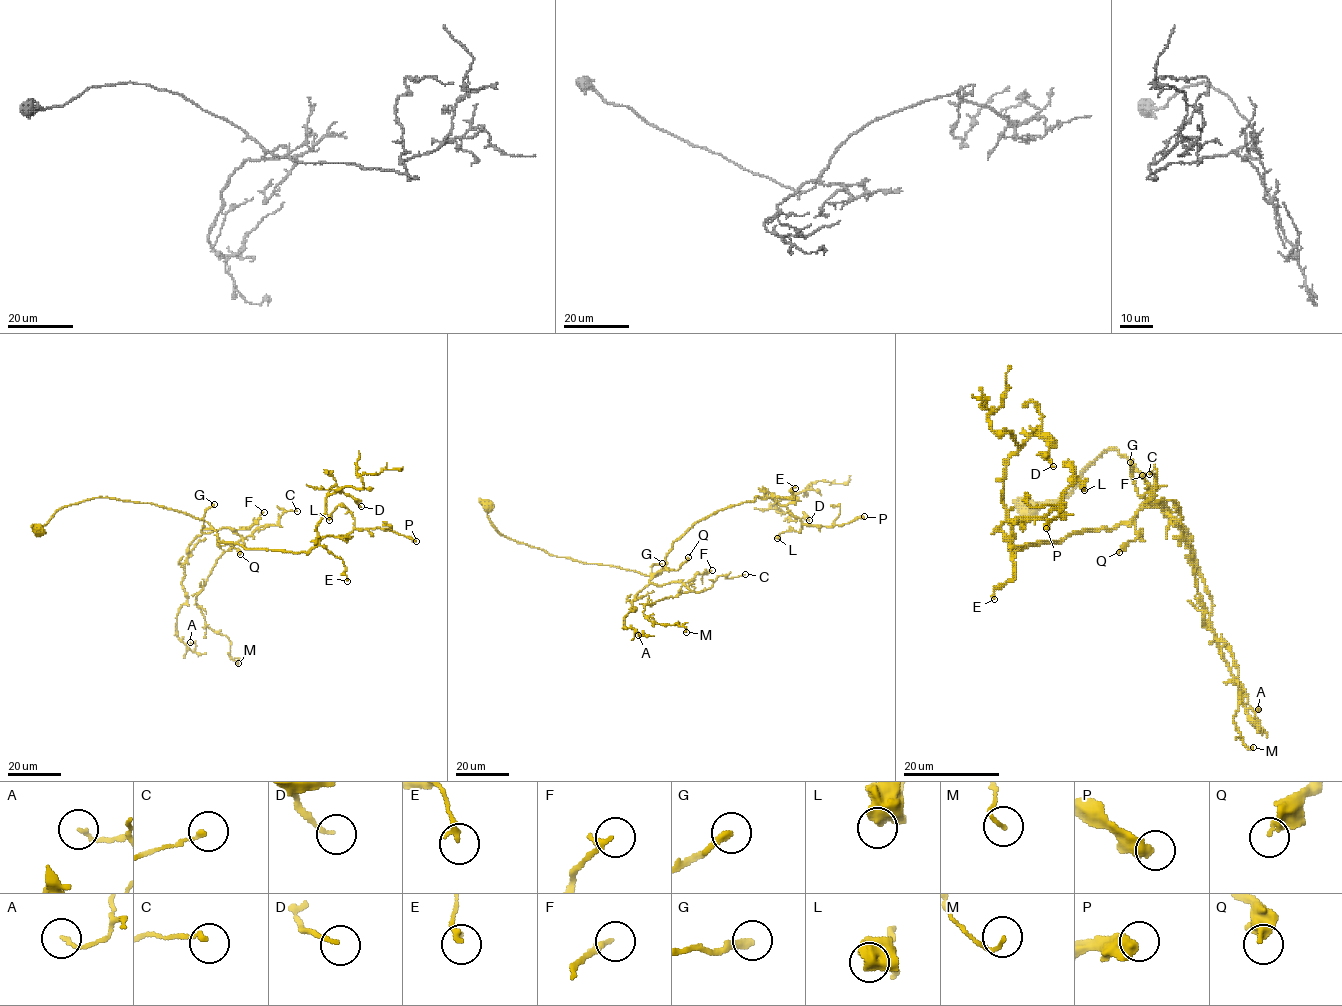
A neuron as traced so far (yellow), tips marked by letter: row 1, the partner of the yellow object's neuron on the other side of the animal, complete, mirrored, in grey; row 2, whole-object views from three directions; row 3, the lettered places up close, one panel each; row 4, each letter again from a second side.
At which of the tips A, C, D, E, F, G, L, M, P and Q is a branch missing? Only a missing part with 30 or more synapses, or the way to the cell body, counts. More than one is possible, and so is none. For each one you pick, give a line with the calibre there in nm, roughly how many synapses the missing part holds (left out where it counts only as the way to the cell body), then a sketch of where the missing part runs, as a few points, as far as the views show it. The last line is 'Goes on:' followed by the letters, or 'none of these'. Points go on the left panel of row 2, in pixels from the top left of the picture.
Goes on: none of these

